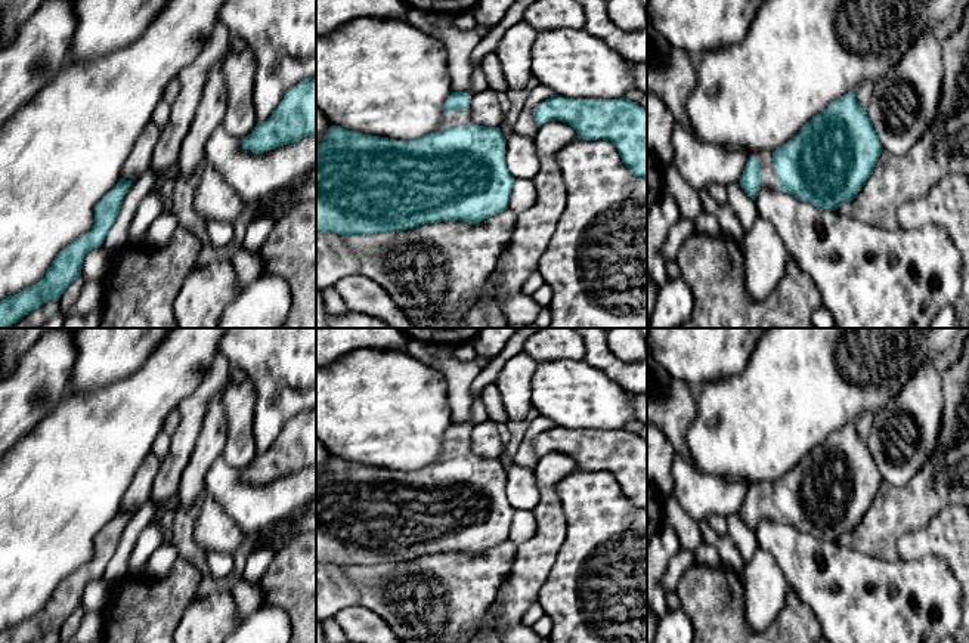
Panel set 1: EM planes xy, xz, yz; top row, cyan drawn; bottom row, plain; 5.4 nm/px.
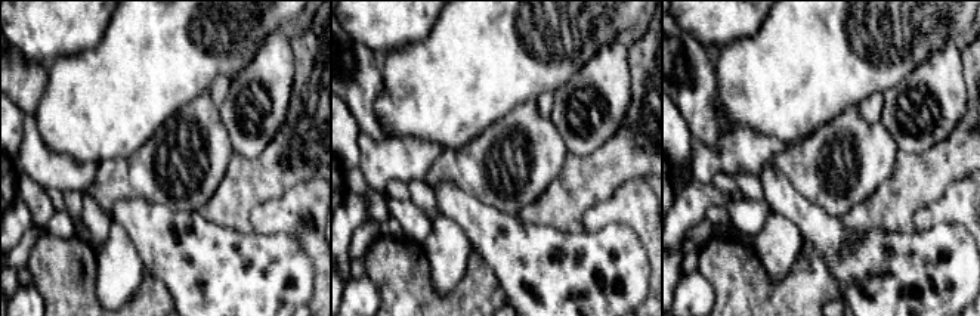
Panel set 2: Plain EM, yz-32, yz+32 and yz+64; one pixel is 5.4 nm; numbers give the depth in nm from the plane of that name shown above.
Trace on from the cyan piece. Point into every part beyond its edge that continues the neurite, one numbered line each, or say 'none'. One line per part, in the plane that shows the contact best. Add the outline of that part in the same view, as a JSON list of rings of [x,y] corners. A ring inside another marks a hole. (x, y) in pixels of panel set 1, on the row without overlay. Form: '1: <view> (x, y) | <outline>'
1: yz (768, 512) | [[[764,480],[752,486],[758,489],[758,494],[761,497],[759,520],[778,520],[778,511],[775,508],[774,495],[773,495],[773,483]]]

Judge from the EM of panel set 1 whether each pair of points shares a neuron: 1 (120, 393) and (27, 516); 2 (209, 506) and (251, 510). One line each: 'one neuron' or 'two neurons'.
1: one neuron
2: two neurons

